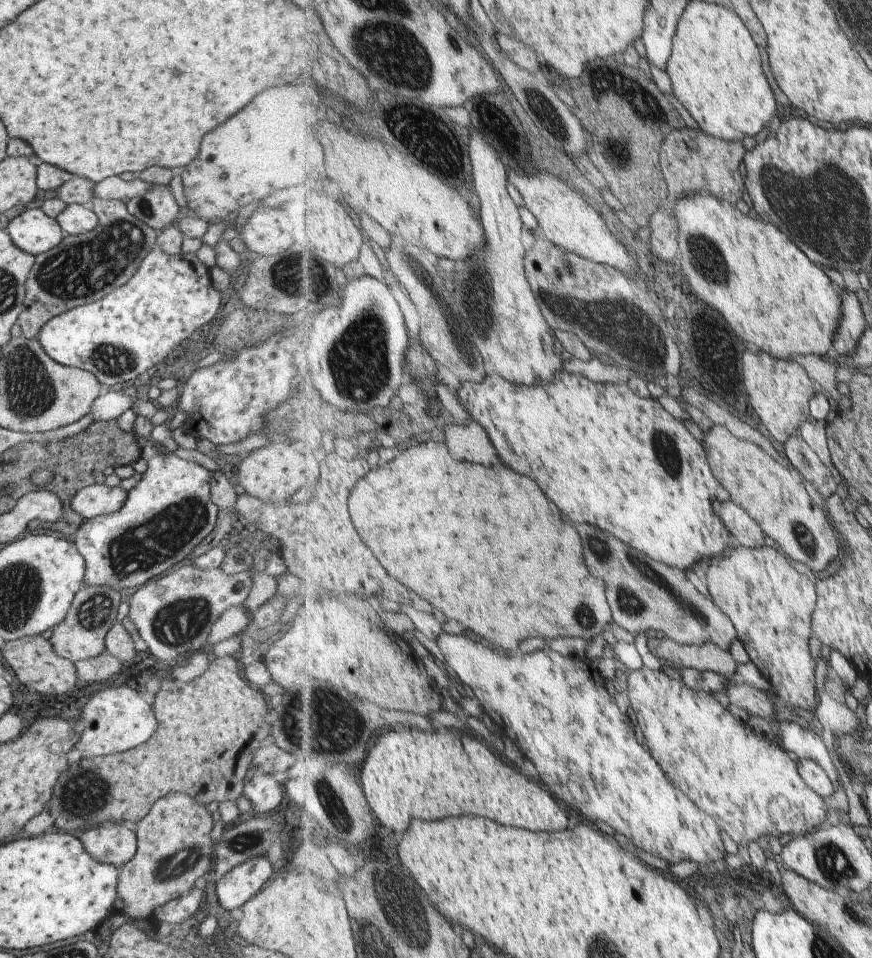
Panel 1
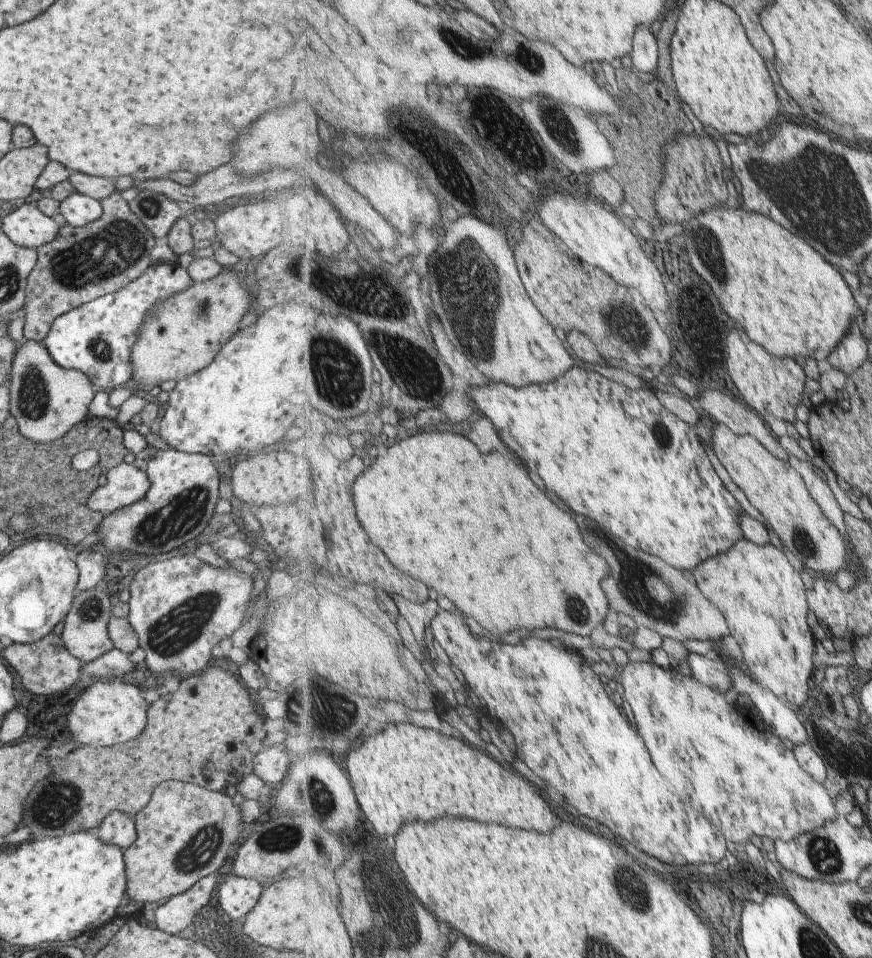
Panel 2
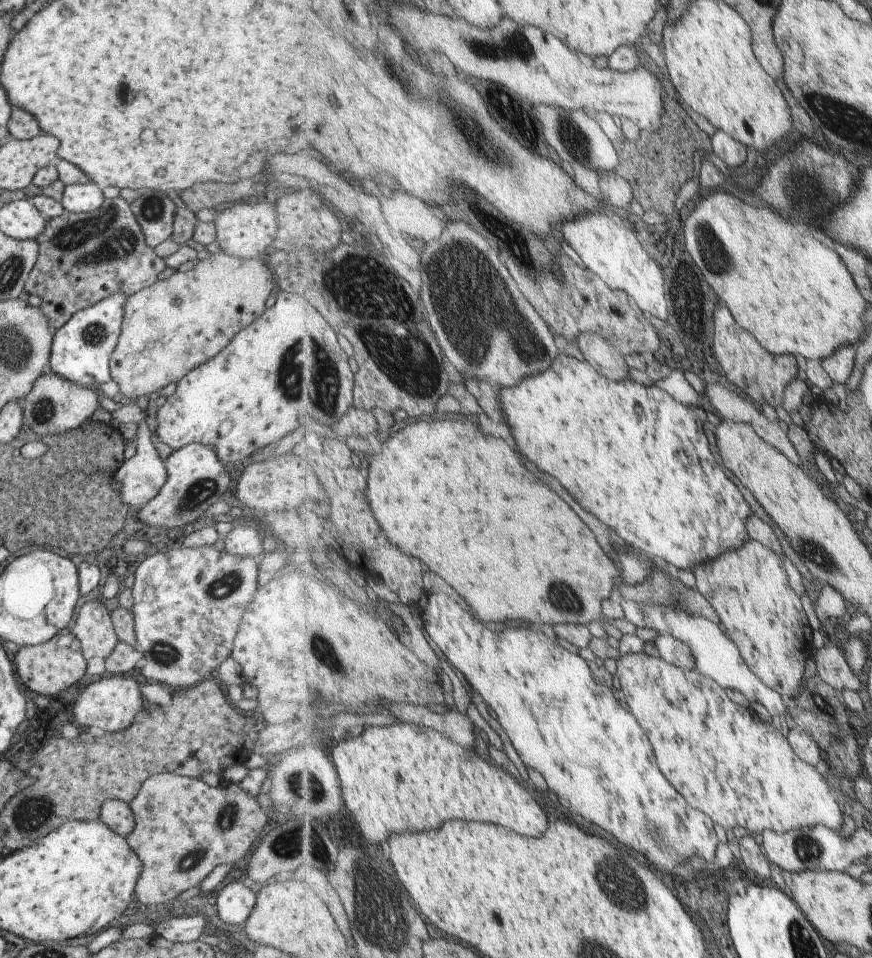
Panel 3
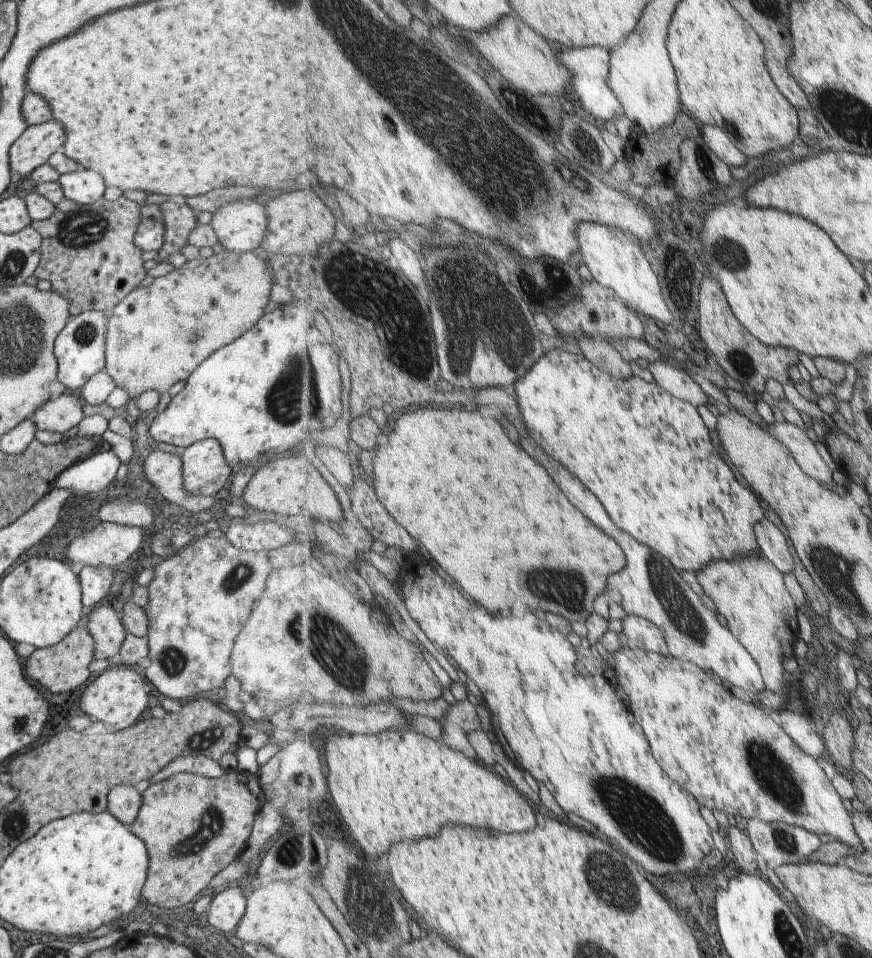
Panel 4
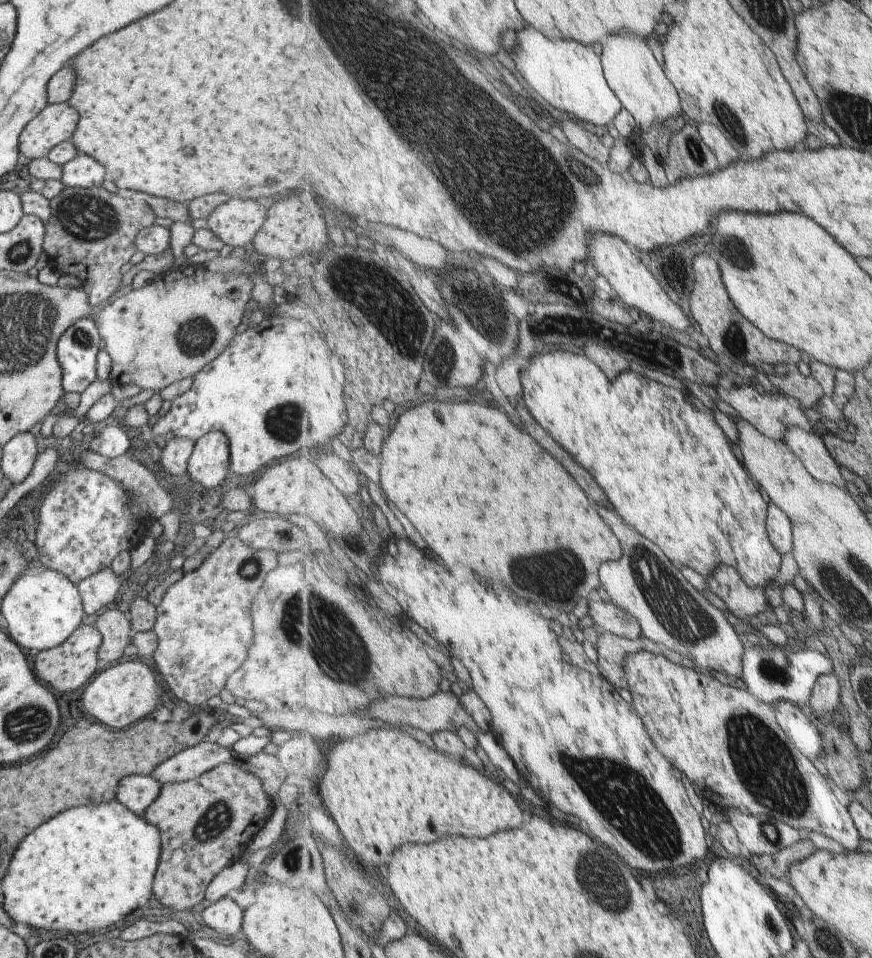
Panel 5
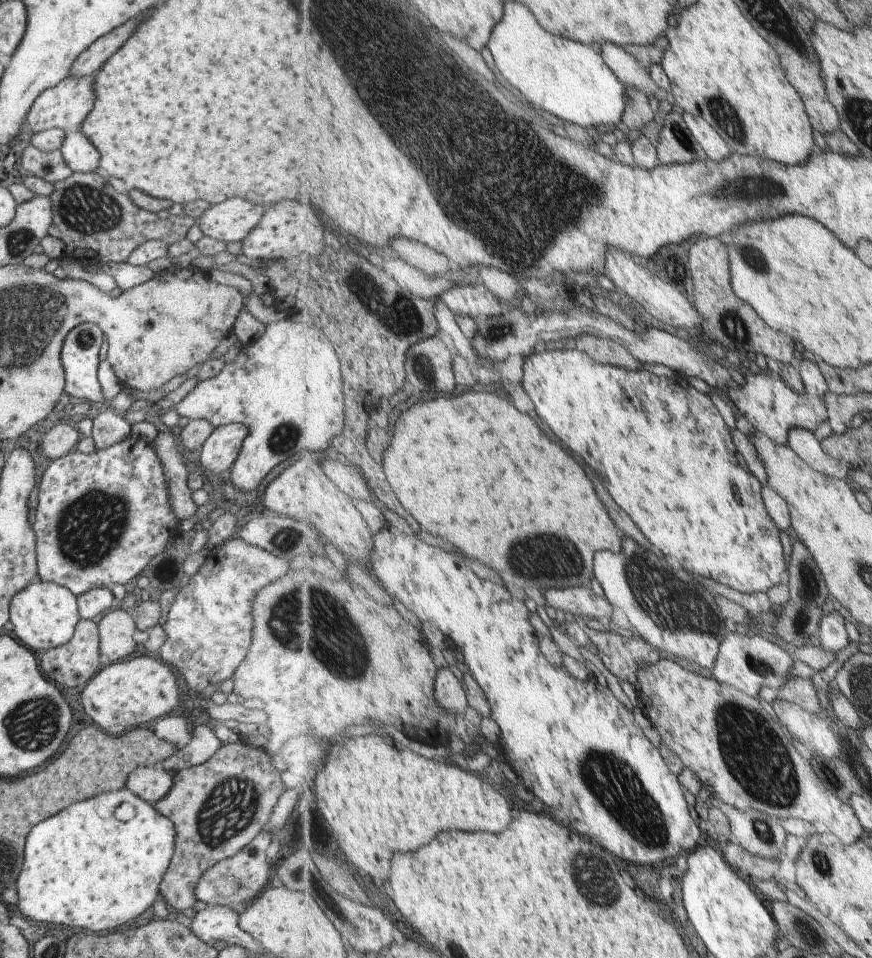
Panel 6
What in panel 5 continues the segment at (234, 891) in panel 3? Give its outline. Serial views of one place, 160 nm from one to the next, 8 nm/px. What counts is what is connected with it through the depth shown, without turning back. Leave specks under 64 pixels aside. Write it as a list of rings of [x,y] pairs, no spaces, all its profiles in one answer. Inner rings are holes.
[[[221,897],[201,912],[201,920],[205,926],[215,930],[217,934],[240,937],[240,924],[242,921],[242,909],[231,898]]]

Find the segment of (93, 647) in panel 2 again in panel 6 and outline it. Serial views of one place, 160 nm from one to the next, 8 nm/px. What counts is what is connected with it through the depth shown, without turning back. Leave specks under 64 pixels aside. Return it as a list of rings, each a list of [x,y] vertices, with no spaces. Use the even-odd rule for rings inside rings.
[[[117,609],[107,612],[97,622],[98,649],[101,656],[114,663],[119,658],[129,656],[135,650],[131,639],[136,626],[131,612]]]

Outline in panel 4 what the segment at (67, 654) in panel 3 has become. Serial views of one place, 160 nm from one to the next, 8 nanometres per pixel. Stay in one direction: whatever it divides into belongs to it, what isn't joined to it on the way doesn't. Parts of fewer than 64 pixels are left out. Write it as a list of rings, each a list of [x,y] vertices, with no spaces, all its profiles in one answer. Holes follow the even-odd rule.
[[[83,626],[73,627],[57,644],[36,648],[25,659],[25,674],[53,694],[63,694],[79,688],[89,676],[89,662],[93,659],[93,641]]]

